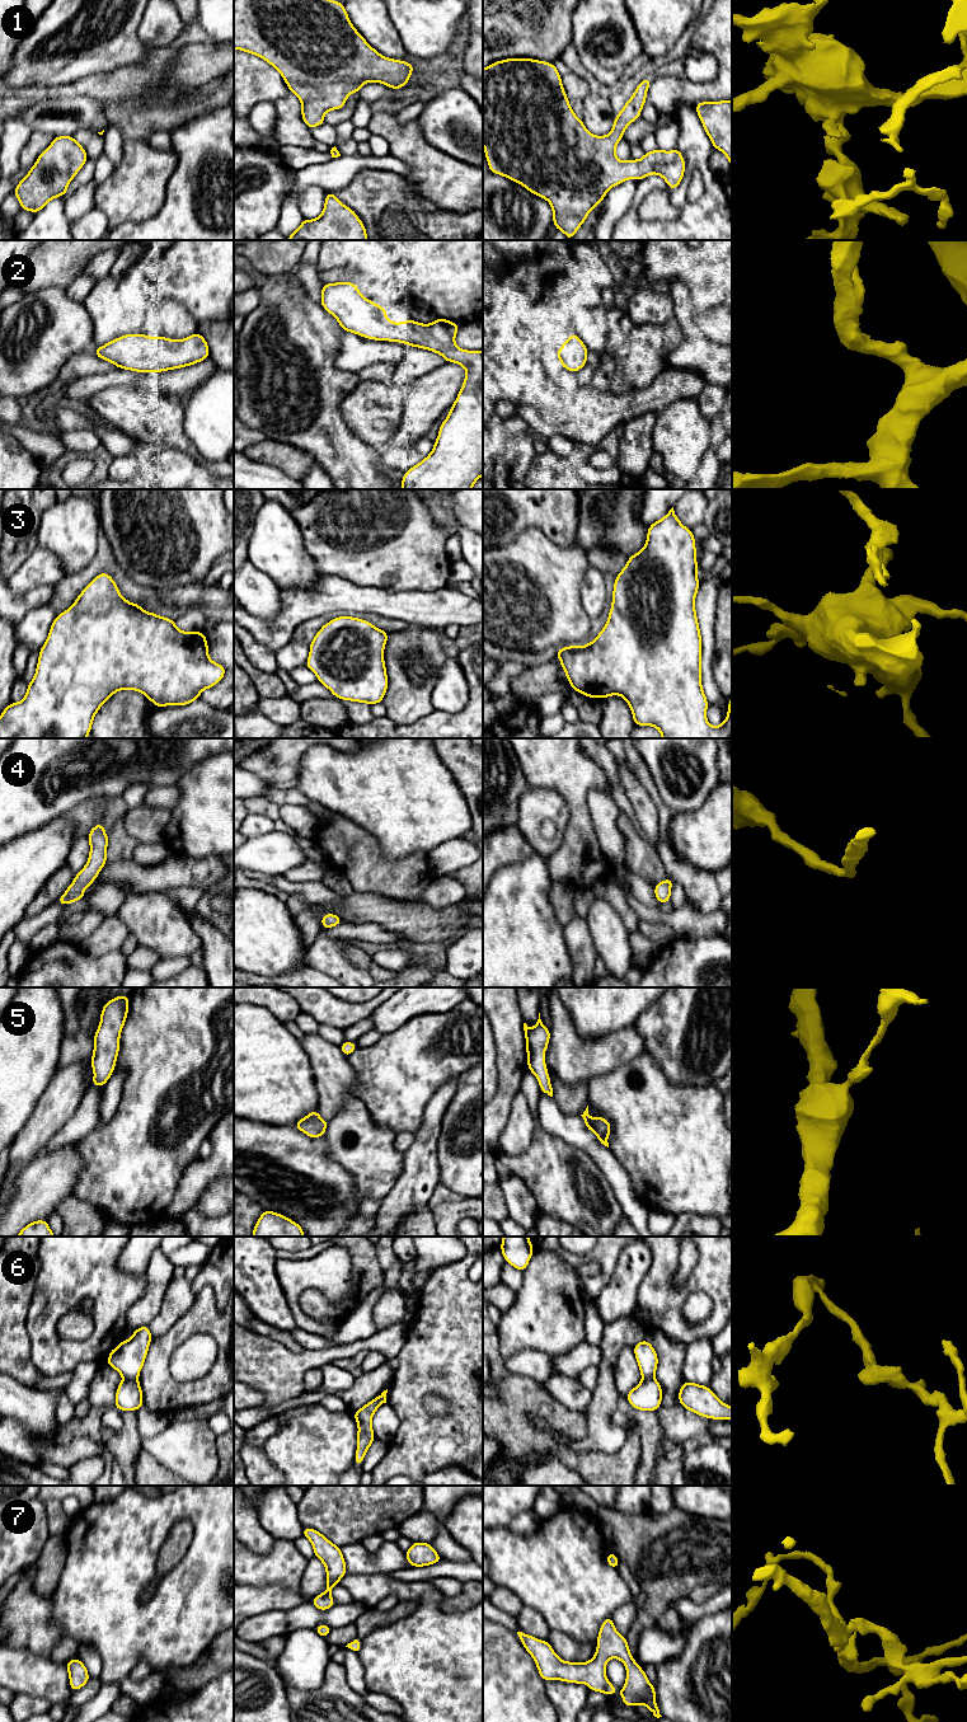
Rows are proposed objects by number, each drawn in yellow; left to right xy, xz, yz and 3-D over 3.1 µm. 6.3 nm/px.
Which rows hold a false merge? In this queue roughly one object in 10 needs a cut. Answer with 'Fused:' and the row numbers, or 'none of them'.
Fused: 6

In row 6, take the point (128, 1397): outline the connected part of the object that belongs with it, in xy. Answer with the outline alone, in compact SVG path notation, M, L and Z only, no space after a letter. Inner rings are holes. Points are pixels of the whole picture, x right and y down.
M123 1379L116 1392L114 1407L119 1411L137 1411L144 1406L142 1389L137 1380Z

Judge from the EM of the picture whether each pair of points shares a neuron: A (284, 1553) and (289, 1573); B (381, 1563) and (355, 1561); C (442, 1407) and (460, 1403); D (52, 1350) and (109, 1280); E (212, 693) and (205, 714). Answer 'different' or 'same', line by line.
A: same
B: same
C: different
D: same
E: different

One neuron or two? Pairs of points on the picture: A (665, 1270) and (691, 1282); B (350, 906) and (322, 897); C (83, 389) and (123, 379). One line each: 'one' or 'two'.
A: one
B: two
C: one

